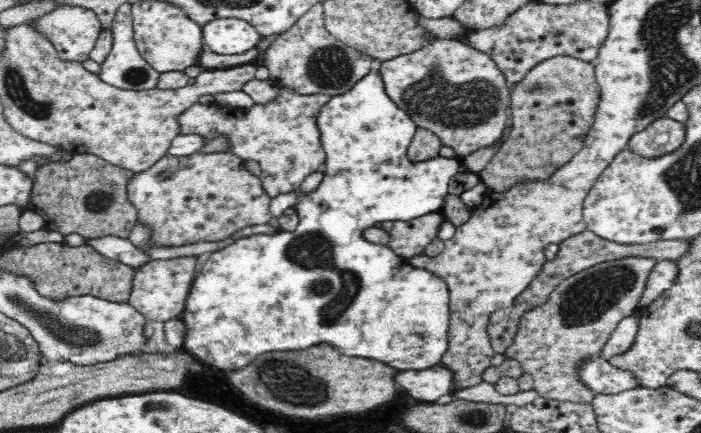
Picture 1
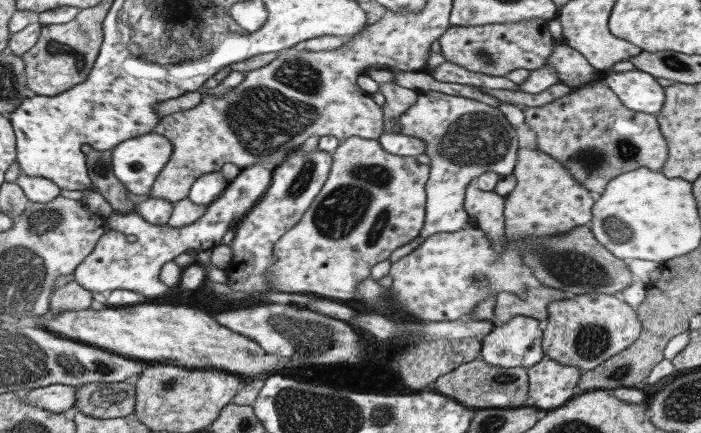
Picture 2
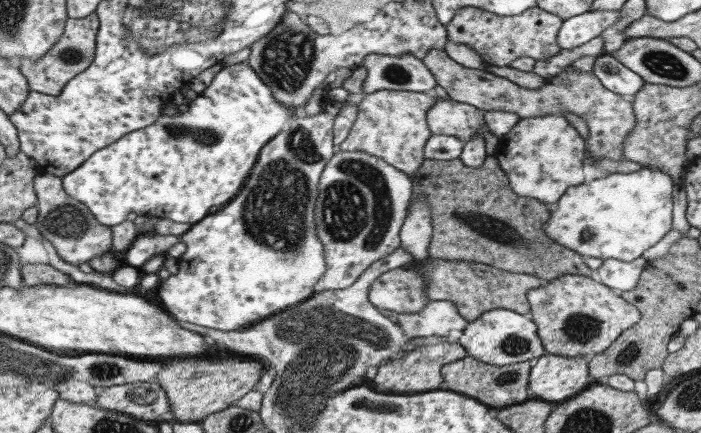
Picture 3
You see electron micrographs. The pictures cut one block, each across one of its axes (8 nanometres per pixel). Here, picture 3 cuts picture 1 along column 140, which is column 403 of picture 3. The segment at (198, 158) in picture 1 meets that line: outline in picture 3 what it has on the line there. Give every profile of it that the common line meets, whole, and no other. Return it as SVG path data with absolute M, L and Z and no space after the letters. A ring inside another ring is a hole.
M335 151L319 175L318 195L314 204L316 237L322 242L325 261L325 270L314 286L314 293L349 287L372 262L398 248L398 234L408 213L411 196L412 182L409 175L388 162L359 151Z

